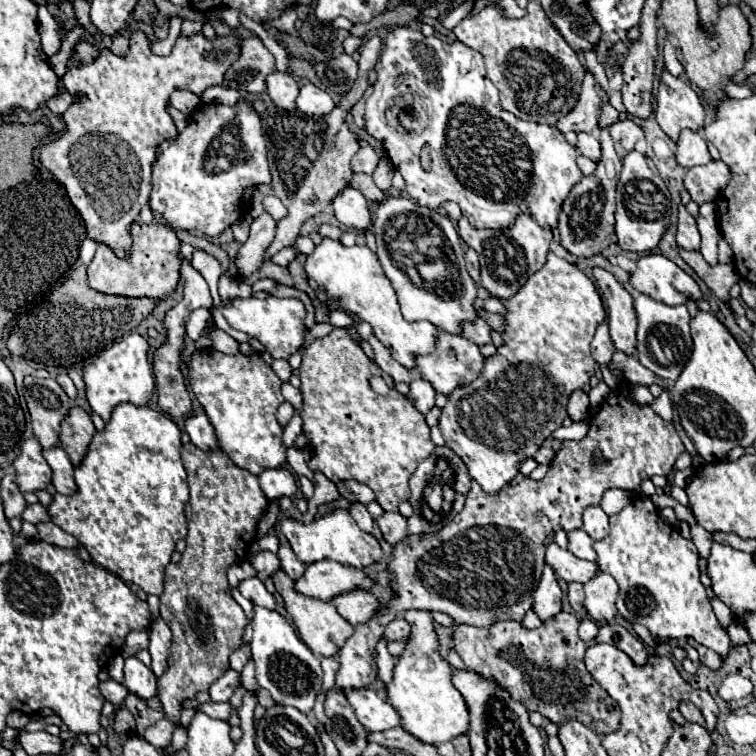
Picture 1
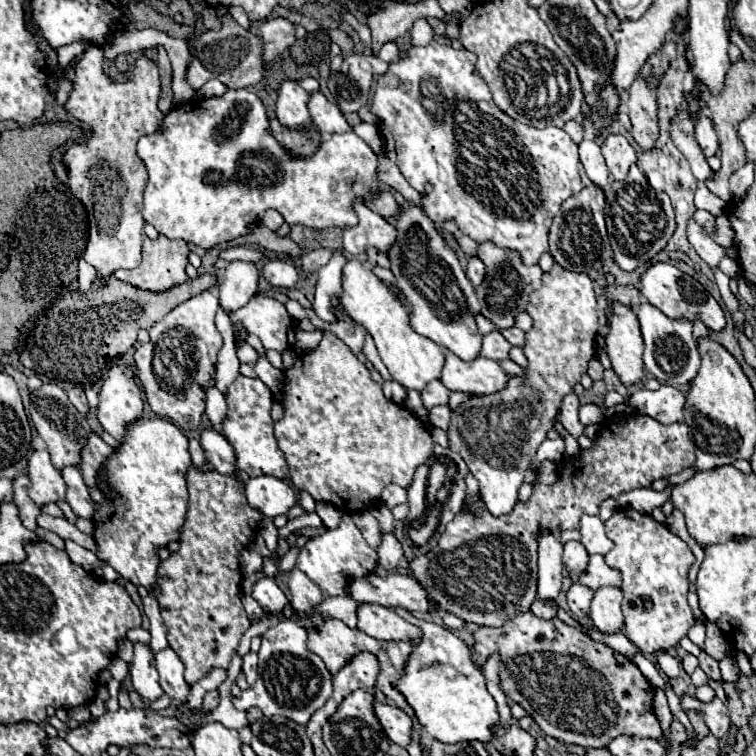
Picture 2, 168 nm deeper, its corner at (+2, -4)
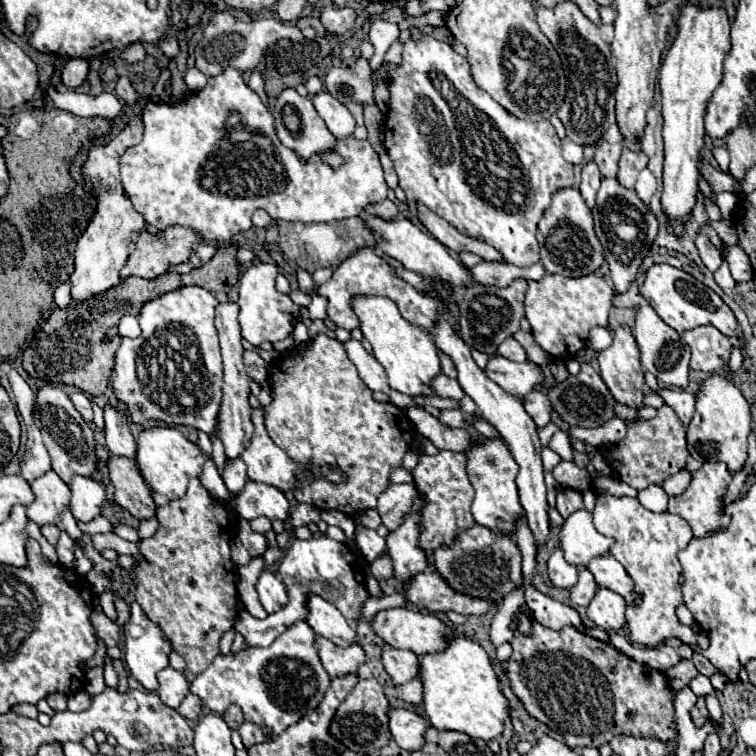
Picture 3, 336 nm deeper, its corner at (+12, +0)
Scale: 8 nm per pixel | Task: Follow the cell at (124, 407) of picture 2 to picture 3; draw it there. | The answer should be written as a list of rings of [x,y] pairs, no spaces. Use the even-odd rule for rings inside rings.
[[[106,405],[104,409],[104,435],[106,435],[106,447],[114,455],[124,455],[124,457],[134,457],[136,453],[136,443],[134,437],[128,429],[128,417],[124,411]]]

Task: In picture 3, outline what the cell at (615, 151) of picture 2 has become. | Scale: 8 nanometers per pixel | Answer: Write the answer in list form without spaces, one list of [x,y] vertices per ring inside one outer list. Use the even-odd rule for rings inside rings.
[[[608,141],[598,143],[596,153],[594,153],[594,161],[600,167],[600,173],[604,177],[616,177],[620,151],[622,151],[622,145],[620,143],[608,143]]]

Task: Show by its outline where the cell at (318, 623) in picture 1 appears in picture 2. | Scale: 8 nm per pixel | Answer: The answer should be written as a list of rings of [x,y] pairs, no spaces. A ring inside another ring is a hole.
[[[330,619],[322,631],[308,631],[308,647],[312,653],[322,657],[328,671],[336,675],[346,663],[352,661],[354,655],[362,651],[378,653],[380,641],[358,629],[350,629],[338,619]]]

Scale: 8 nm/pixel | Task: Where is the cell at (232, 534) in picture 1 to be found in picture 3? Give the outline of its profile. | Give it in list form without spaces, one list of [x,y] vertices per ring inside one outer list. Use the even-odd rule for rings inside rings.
[[[190,479],[186,495],[158,507],[156,517],[160,527],[154,537],[140,541],[144,559],[132,571],[136,601],[164,631],[172,649],[184,657],[184,677],[192,683],[214,661],[220,637],[234,627],[238,615],[236,569],[230,561],[230,541],[238,519],[228,505],[210,497],[200,479]]]

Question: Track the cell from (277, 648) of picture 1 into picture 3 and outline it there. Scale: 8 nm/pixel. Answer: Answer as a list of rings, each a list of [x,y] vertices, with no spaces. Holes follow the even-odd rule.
[[[300,621],[278,635],[266,649],[244,649],[236,659],[218,655],[212,665],[190,683],[190,691],[198,695],[210,711],[222,715],[230,705],[238,705],[246,721],[270,727],[272,733],[278,735],[314,711],[330,685],[330,675],[312,647],[314,637],[314,631]]]

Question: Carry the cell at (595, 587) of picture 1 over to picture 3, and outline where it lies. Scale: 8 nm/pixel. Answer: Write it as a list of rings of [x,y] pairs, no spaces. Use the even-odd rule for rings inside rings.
[[[602,587],[596,591],[594,599],[588,605],[588,617],[596,623],[596,627],[604,631],[618,631],[626,623],[624,609],[626,609],[624,597]]]

